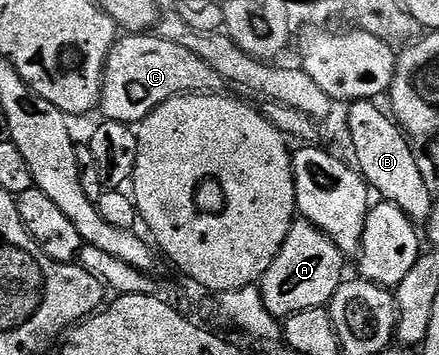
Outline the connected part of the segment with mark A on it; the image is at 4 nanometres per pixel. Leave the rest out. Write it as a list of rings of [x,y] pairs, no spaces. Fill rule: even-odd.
[[[293,222],[290,233],[270,269],[266,269],[258,290],[266,309],[277,319],[284,321],[289,316],[303,310],[327,308],[340,283],[346,279],[344,274],[346,256],[330,241],[326,233],[319,231],[310,222]]]

